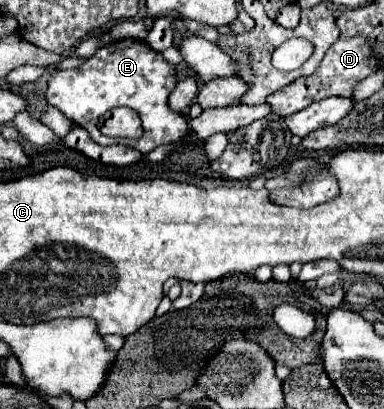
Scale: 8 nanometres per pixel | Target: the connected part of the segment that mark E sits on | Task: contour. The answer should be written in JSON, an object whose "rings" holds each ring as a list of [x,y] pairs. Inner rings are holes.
{"rings":[[[123,39],[99,49],[93,57],[85,61],[85,65],[77,69],[55,69],[47,87],[47,101],[55,109],[59,109],[71,123],[85,127],[91,139],[99,145],[123,143],[137,151],[153,151],[159,145],[177,143],[181,137],[185,137],[189,127],[187,117],[171,111],[167,105],[167,97],[173,91],[175,83],[175,65],[165,63],[161,55],[153,51],[147,43],[137,39]],[[113,107],[131,107],[139,115],[143,127],[143,135],[139,139],[113,139],[99,133],[99,117]]]}

